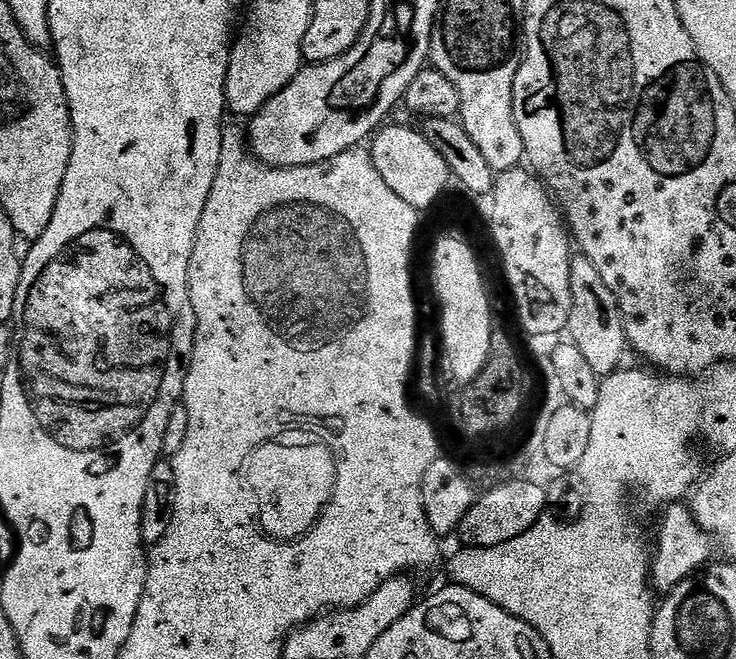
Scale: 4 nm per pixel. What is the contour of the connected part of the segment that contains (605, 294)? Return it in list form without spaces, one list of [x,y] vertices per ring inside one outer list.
[[[576,254],[571,257],[569,272],[572,305],[567,335],[570,337],[571,344],[578,346],[578,350],[582,350],[586,362],[594,370],[596,376],[601,378],[609,376],[621,367],[620,359],[623,358],[628,348],[620,307],[614,294],[610,294],[610,286],[602,282],[602,274],[598,274],[594,262],[587,260],[584,255]]]

